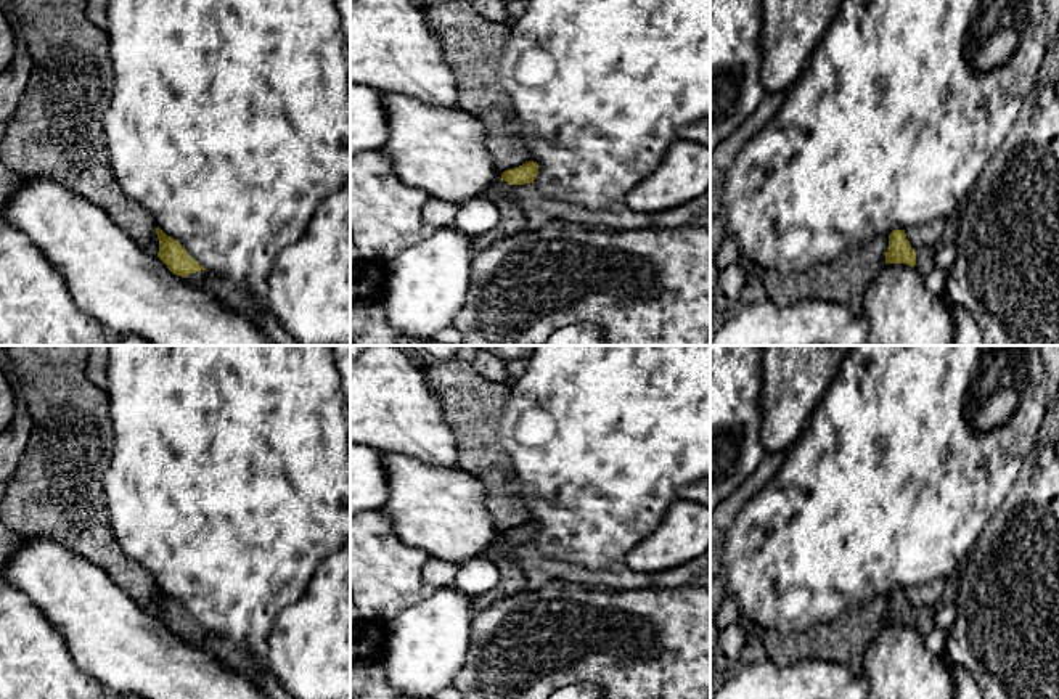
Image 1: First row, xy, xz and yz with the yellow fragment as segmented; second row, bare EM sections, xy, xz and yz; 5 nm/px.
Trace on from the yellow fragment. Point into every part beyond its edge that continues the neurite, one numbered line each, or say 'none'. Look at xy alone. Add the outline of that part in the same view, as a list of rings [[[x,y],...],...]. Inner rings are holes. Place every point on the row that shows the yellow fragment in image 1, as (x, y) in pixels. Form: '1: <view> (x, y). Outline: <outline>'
1: xy (232, 298). Outline: [[[206,270],[186,275],[185,281],[191,286],[212,291],[225,307],[244,312],[249,320],[265,333],[262,326],[262,315],[249,304],[249,299],[236,286],[223,283],[220,278]]]

